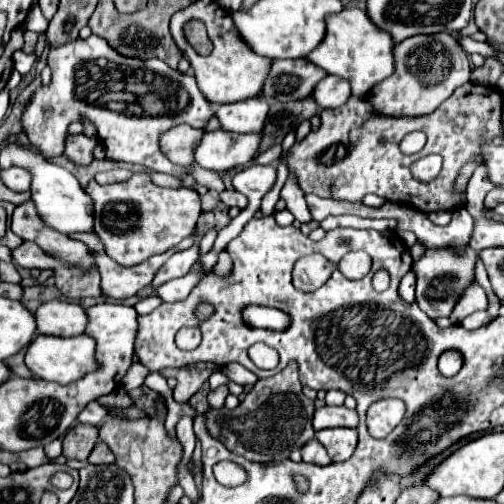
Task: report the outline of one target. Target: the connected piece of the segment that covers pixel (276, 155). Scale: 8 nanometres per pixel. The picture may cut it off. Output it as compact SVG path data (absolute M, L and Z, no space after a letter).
M274 145L266 151L260 152L259 155L257 155L257 157L255 158L255 161L253 161L253 163L250 163L249 165L246 165L245 167L253 164L269 165L276 163L281 156L281 151L281 145Z

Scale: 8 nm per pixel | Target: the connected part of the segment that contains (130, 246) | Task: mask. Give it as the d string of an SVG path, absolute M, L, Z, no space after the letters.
M135 173L129 181L113 183L113 185L99 185L91 181L85 191L95 201L95 233L99 233L105 251L111 259L115 259L123 267L133 267L151 255L165 253L167 249L181 243L185 237L189 237L195 231L197 219L201 215L201 199L195 189L179 187L179 189L163 189L151 183L147 173Z

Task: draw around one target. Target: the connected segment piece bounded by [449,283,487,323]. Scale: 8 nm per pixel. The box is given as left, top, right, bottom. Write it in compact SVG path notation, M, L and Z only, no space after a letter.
M473 283L469 289L465 289L465 293L461 295L461 299L455 305L455 309L453 309L449 319L453 323L459 323L467 315L471 315L475 311L483 311L483 309L487 309L487 295L485 295L485 291L481 289L479 283Z

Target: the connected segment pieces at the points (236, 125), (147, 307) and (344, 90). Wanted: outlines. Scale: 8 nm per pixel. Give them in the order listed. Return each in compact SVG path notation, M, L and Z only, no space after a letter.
M253 97L247 101L237 101L217 107L217 119L221 127L235 133L261 133L269 115L269 105L263 97Z
M148 296L141 301L139 301L135 306L135 310L139 315L145 315L151 313L155 308L157 308L162 303L161 298L158 296Z
M325 77L317 89L313 91L313 99L317 101L317 105L321 109L329 109L329 107L341 107L349 101L351 93L349 93L349 83L345 83L339 77Z

